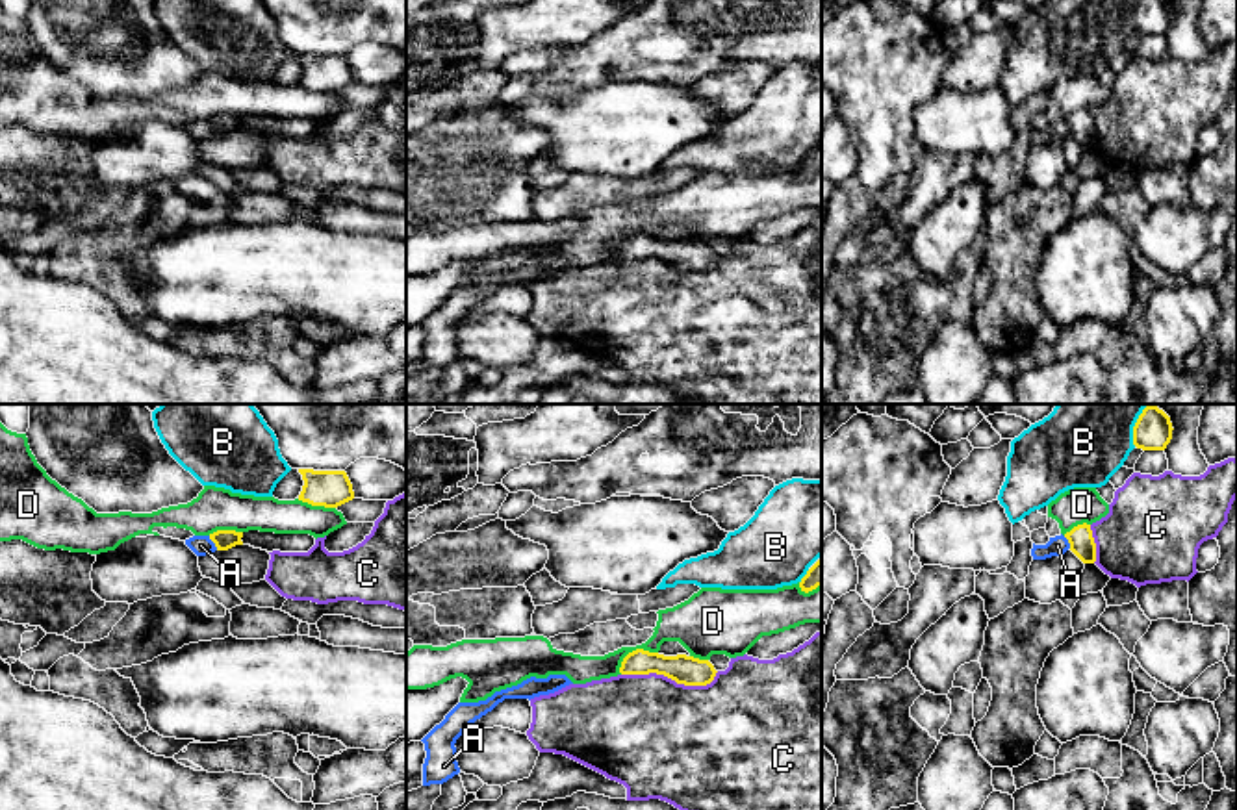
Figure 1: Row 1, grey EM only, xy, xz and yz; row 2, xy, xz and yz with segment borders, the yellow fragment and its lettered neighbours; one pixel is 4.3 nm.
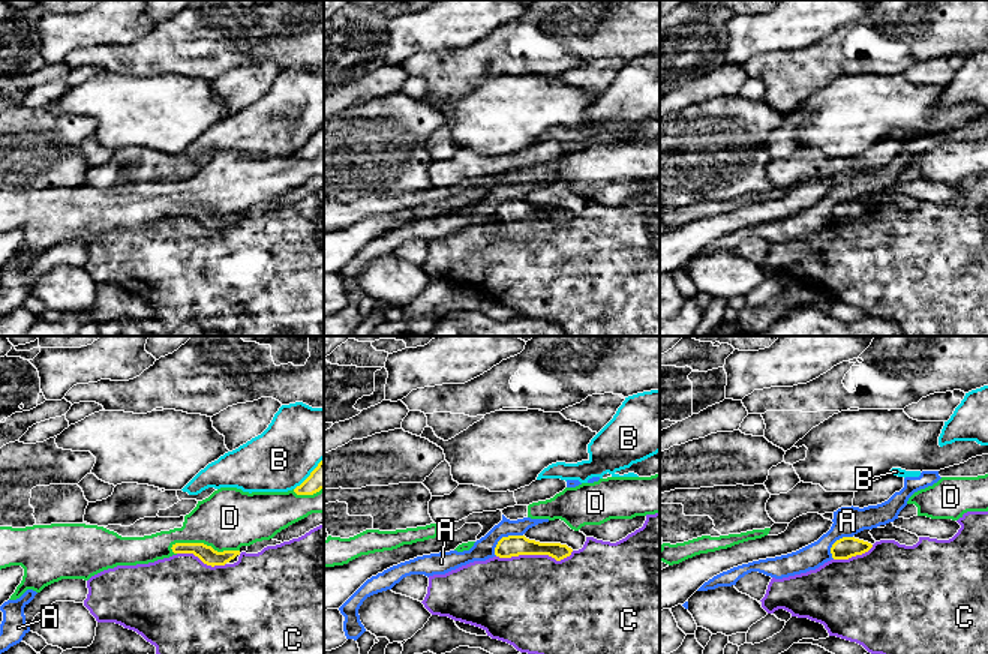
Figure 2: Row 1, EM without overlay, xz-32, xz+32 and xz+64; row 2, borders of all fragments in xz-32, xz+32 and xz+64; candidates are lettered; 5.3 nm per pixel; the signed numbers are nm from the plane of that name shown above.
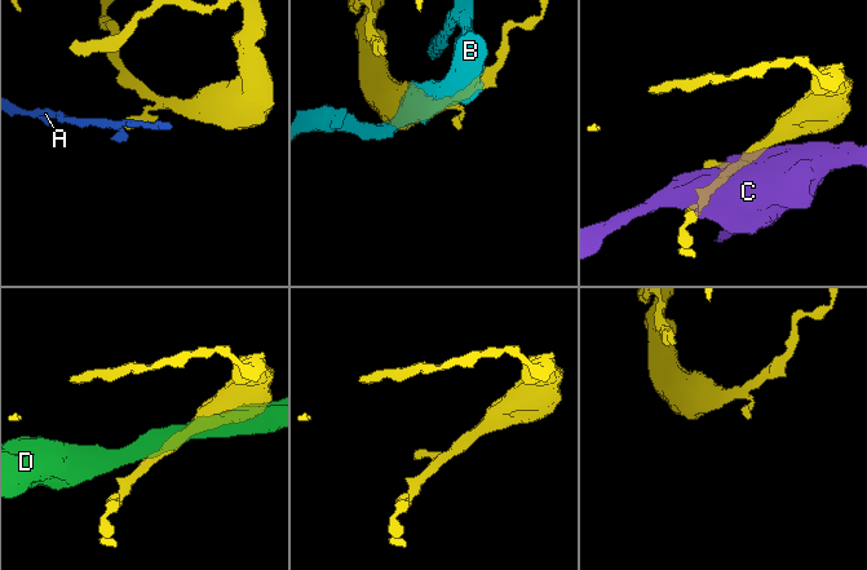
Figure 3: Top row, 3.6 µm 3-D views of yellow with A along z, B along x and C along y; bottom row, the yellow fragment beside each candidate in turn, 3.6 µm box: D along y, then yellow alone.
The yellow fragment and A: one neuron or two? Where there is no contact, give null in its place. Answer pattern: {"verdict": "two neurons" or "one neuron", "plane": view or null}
{"verdict": "two neurons", "plane": "xy"}

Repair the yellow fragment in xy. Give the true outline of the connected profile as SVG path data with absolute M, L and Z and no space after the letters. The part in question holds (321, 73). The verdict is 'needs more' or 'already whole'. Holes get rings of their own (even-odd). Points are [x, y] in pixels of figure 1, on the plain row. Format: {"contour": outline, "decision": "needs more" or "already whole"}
{"contour": "M299 54L304 70L299 85L312 91L338 93L354 83L352 69L345 56Z", "decision": "already whole"}

